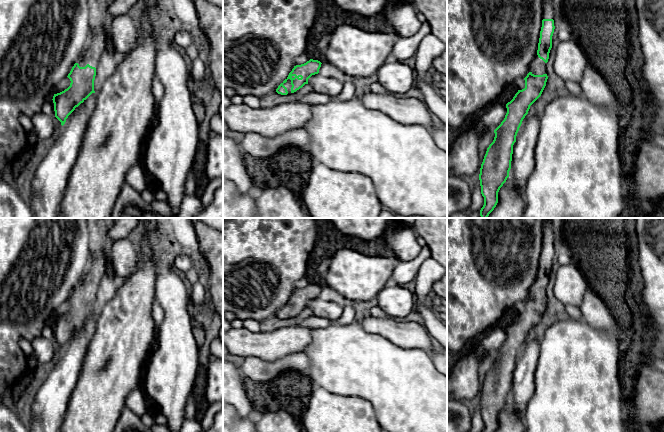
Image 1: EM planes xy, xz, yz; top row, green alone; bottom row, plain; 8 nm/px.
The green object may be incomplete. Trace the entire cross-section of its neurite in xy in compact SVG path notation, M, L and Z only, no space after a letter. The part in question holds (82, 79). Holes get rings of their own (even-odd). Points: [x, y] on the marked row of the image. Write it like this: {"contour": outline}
{"contour": "M107 26L102 31L91 34L88 45L67 76L71 81L70 86L53 96L55 117L61 122L62 126L75 108L92 93L95 93L96 68L102 53L106 50L105 39L107 34Z"}

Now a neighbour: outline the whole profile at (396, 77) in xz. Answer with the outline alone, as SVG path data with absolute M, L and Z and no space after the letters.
M398 60L387 61L377 75L378 82L390 93L401 95L415 86L415 71Z

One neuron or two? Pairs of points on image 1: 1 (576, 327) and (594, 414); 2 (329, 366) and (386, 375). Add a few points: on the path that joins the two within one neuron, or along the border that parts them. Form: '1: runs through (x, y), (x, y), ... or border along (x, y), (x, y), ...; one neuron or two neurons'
1: runs through (576, 349), (577, 392); one neuron
2: runs through (343, 366), (372, 367); one neuron

